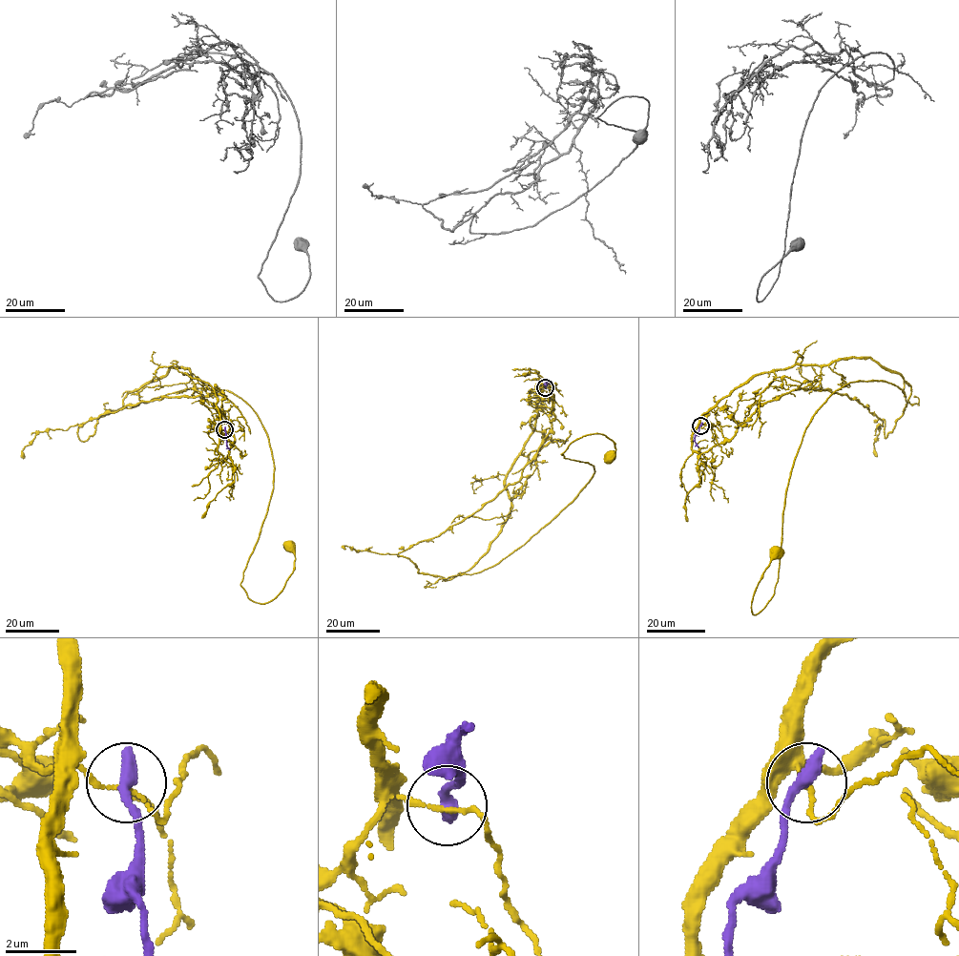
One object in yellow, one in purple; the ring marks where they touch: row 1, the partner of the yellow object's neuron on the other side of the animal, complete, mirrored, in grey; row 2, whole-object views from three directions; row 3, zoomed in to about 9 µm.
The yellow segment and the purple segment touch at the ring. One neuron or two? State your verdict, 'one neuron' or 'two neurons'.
two neurons

